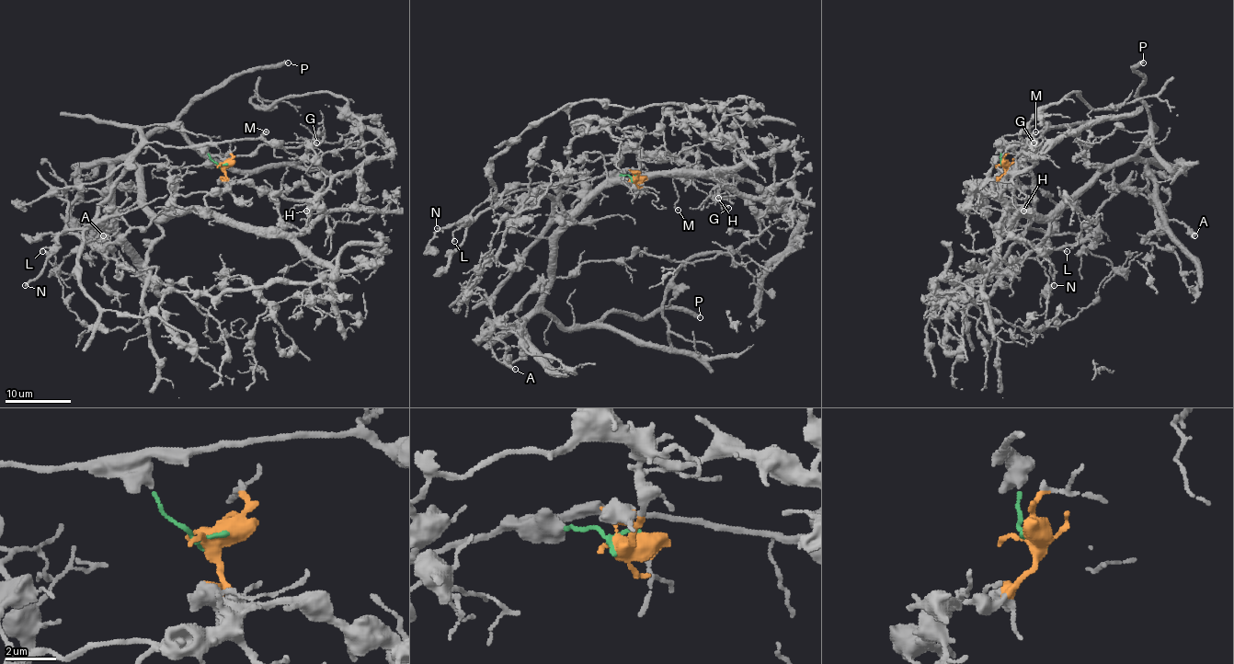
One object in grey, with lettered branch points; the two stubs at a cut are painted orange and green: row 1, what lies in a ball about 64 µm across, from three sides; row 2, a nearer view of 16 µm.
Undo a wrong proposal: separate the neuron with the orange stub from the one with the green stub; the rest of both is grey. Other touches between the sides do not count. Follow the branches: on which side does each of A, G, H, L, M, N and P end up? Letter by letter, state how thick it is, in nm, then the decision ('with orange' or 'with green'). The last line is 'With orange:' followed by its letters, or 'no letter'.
A: 400 nm | with orange
G: 100 nm | with orange
H: 90 nm | with orange
L: 140 nm | with green
M: 110 nm | with green
N: 200 nm | with green
P: 400 nm | with orange
With orange: A, G, H, P

